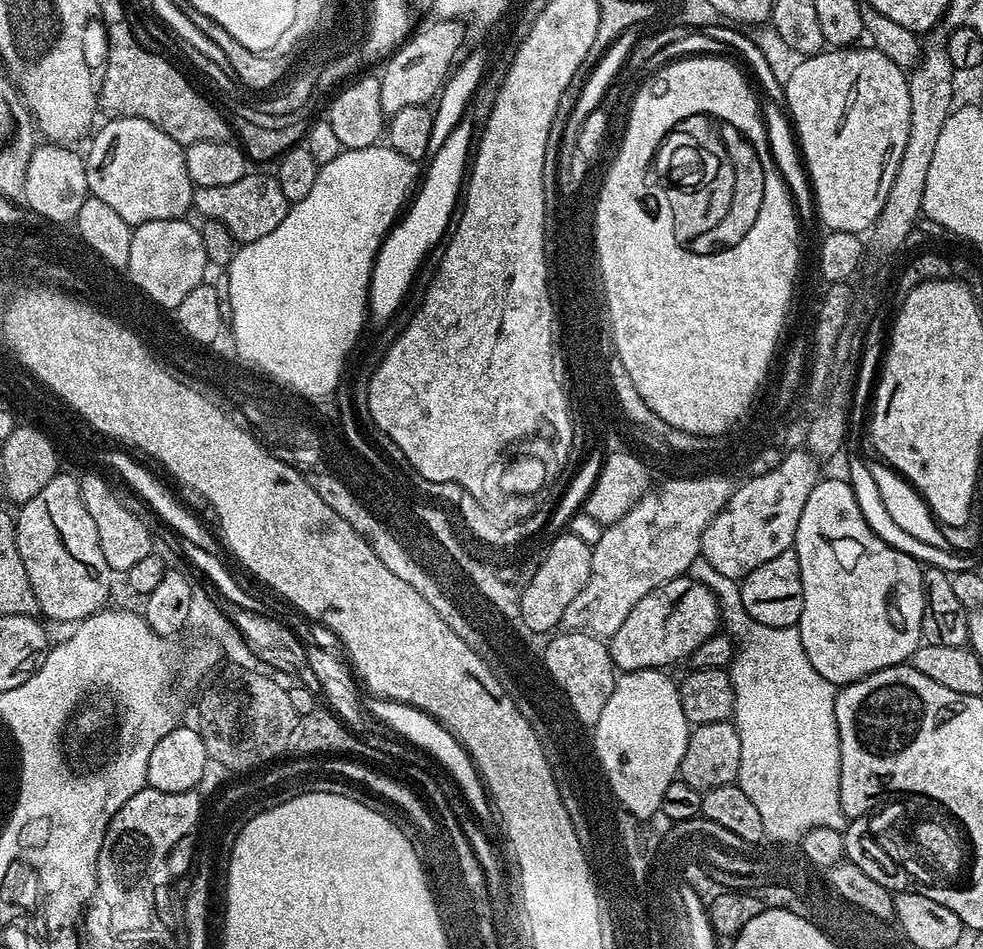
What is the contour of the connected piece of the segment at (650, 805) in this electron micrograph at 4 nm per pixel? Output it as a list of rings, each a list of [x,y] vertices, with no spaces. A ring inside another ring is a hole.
[[[647,668],[617,675],[610,702],[606,702],[606,707],[602,709],[602,718],[598,718],[594,725],[595,759],[606,777],[607,787],[618,801],[619,807],[640,822],[647,821],[655,811],[660,810],[662,794],[666,794],[666,786],[677,779],[688,745],[690,725],[686,714],[682,714],[677,681],[672,681],[668,674],[659,668]]]

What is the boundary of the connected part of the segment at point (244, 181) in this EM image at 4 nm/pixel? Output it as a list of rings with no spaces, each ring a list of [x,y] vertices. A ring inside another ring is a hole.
[[[249,171],[247,176],[238,178],[238,182],[230,182],[230,186],[214,186],[213,188],[196,188],[192,193],[192,208],[204,220],[217,220],[227,228],[229,234],[240,244],[249,244],[258,238],[266,238],[270,230],[286,218],[290,201],[282,194],[282,186],[278,186],[275,175],[264,172]]]

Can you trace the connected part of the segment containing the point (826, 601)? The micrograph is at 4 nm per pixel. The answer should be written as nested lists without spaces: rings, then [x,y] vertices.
[[[824,478],[810,490],[810,496],[807,498],[801,518],[798,520],[794,550],[798,554],[798,566],[802,570],[802,594],[804,595],[804,605],[798,625],[800,637],[802,638],[802,646],[806,650],[806,658],[810,658],[814,670],[818,670],[818,674],[822,674],[822,678],[826,678],[834,686],[843,686],[853,684],[854,681],[874,674],[883,668],[911,661],[913,654],[916,653],[917,648],[922,643],[924,568],[920,561],[915,560],[910,554],[890,546],[882,538],[878,538],[878,534],[874,534],[874,530],[870,530],[866,518],[862,518],[862,510],[858,510],[858,498],[854,498],[854,490],[847,479],[826,480]]]

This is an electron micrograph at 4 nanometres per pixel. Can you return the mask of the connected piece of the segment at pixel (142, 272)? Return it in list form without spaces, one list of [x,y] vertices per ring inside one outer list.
[[[188,218],[151,220],[145,224],[135,225],[130,238],[130,263],[136,280],[156,296],[156,299],[175,307],[180,305],[182,298],[186,298],[186,294],[190,294],[190,290],[194,290],[194,286],[205,283],[204,271],[209,271],[210,268],[206,258],[206,246],[202,246],[202,234],[199,227],[195,223],[192,225],[190,221]]]

